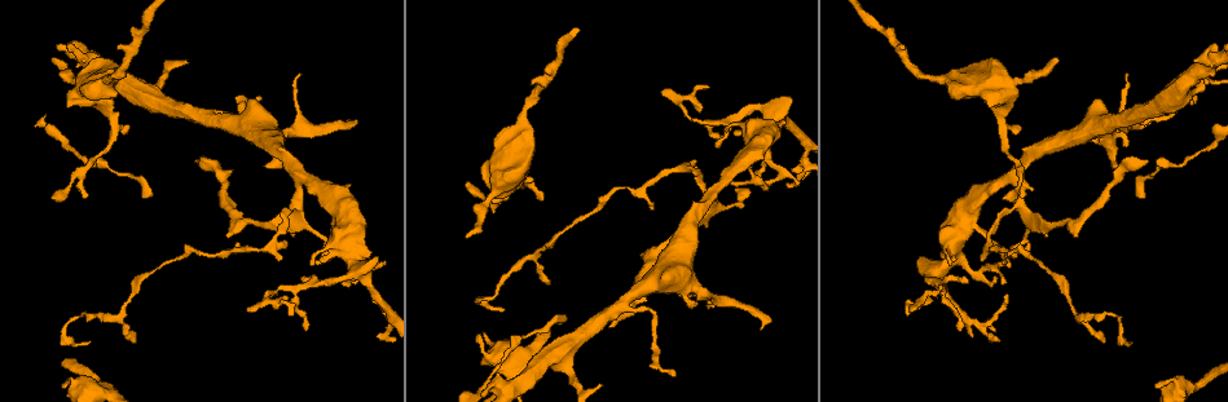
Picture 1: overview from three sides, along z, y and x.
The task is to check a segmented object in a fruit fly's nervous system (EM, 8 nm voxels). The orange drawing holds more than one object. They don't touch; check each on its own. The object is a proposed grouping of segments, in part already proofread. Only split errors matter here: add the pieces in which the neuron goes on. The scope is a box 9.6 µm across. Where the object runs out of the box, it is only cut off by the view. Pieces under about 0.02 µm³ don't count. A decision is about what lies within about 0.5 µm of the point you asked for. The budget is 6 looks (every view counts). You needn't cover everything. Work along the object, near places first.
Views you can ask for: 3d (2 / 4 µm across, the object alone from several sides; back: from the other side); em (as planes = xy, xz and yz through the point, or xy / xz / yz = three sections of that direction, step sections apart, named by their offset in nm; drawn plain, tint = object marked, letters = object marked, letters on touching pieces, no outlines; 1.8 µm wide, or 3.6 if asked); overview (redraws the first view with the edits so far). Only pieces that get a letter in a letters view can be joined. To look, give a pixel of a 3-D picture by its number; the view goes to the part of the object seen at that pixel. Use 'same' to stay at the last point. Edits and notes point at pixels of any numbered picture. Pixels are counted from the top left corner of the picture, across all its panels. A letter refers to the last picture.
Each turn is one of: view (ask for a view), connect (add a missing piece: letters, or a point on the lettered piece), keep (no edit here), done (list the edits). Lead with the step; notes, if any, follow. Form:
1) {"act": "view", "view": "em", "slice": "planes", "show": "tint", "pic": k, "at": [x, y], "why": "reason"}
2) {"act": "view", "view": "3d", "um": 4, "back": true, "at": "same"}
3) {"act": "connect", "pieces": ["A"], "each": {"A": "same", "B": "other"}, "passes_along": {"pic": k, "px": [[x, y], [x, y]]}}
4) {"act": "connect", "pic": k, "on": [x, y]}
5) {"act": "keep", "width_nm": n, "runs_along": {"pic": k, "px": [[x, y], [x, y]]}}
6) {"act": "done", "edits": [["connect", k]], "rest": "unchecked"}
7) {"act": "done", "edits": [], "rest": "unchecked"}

{"act": "view", "view": "3d", "um": 2, "back": true, "pic": 1, "at": [194, 162], "why": "free end"}

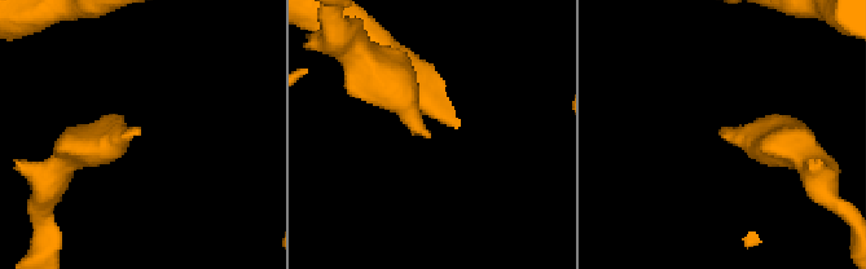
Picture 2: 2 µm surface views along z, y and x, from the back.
{"act": "view", "view": "em", "slice": "planes", "show": "plain", "pic": 2, "at": [427, 133], "why": "shape alone is not enough"}

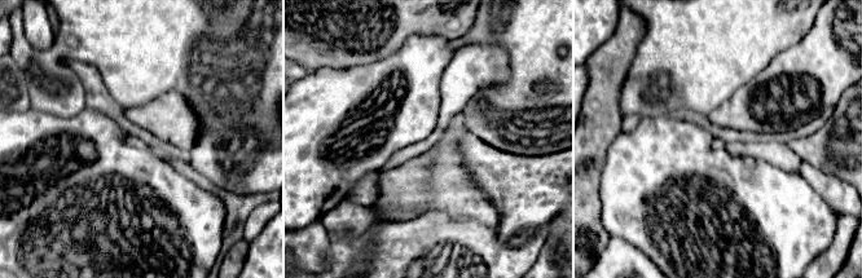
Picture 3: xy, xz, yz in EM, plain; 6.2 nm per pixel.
{"act": "view", "view": "em", "slice": "planes", "show": "letters", "at": "same"}

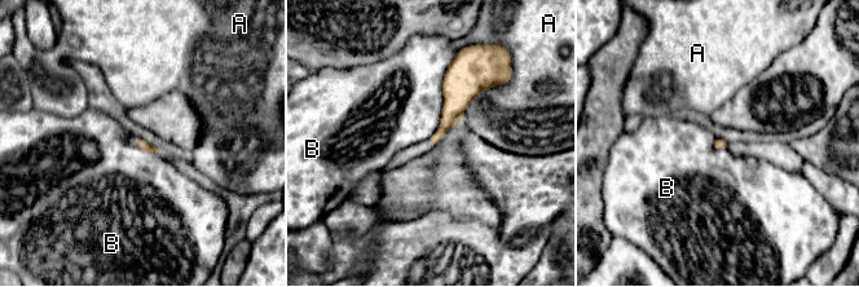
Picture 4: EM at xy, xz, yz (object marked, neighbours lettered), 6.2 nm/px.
{"act": "keep", "each": {"A": "other", "B": "other"}, "border": {"pic": 4, "px": [[456, 56], [428, 140]]}, "found": "no lettered piece goes on from it"}

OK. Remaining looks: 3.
{"act": "view", "view": "3d", "um": 4, "pic": 1, "at": [1055, 60]}

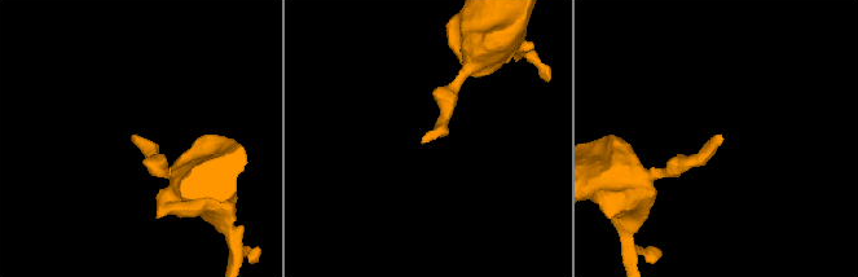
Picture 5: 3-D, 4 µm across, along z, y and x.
{"act": "view", "view": "em", "slice": "xz", "step": 8, "show": "tint", "pic": 5, "at": [131, 138], "why": "now the EM"}

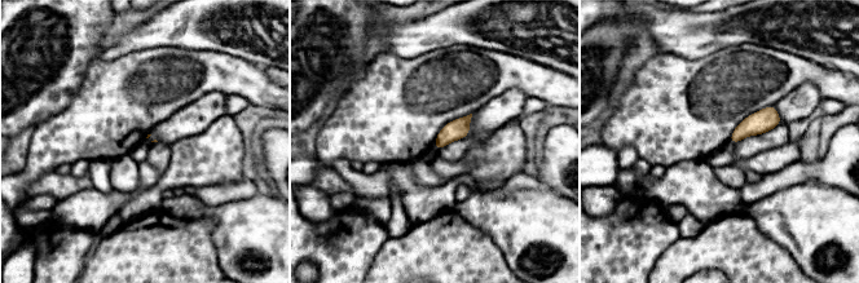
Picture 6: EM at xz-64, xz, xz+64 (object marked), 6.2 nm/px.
{"act": "view", "view": "em", "slice": "xz", "step": 8, "show": "letters", "at": "same"}

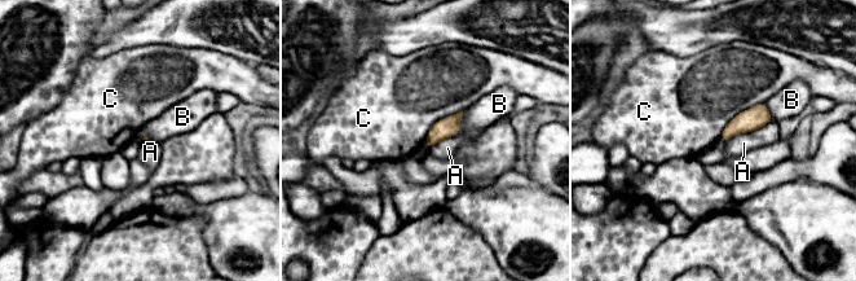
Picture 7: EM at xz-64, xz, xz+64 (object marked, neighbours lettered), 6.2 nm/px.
{"act": "keep", "each": {"A": "other", "B": "other", "C": "other"}, "border": {"pic": 7, "px": [[764, 101], [737, 113], [718, 139]]}, "found": "no lettered piece goes on from it"}

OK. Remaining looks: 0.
{"act": "done", "edits": [], "rest": "unchecked"}

